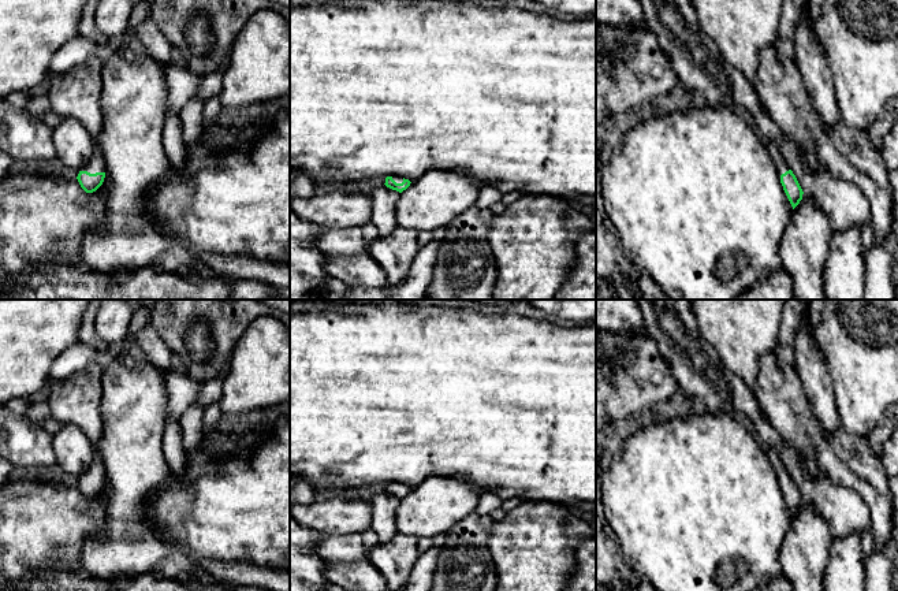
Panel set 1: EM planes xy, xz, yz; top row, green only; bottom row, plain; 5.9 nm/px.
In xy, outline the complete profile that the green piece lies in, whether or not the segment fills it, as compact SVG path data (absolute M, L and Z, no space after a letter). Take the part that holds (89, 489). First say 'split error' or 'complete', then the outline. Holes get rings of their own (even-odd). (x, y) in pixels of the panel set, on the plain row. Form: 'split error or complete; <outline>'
split error; M94 450L93 461L89 467L89 471L79 476L77 486L86 499L93 499L103 491L104 484L104 464L103 460L98 457L98 453Z

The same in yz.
split error; M765 449L765 453L768 456L768 460L770 460L776 476L778 476L778 480L780 482L780 490L783 492L783 497L794 516L802 506L804 498L802 498L795 482L787 472L778 451L774 449Z

